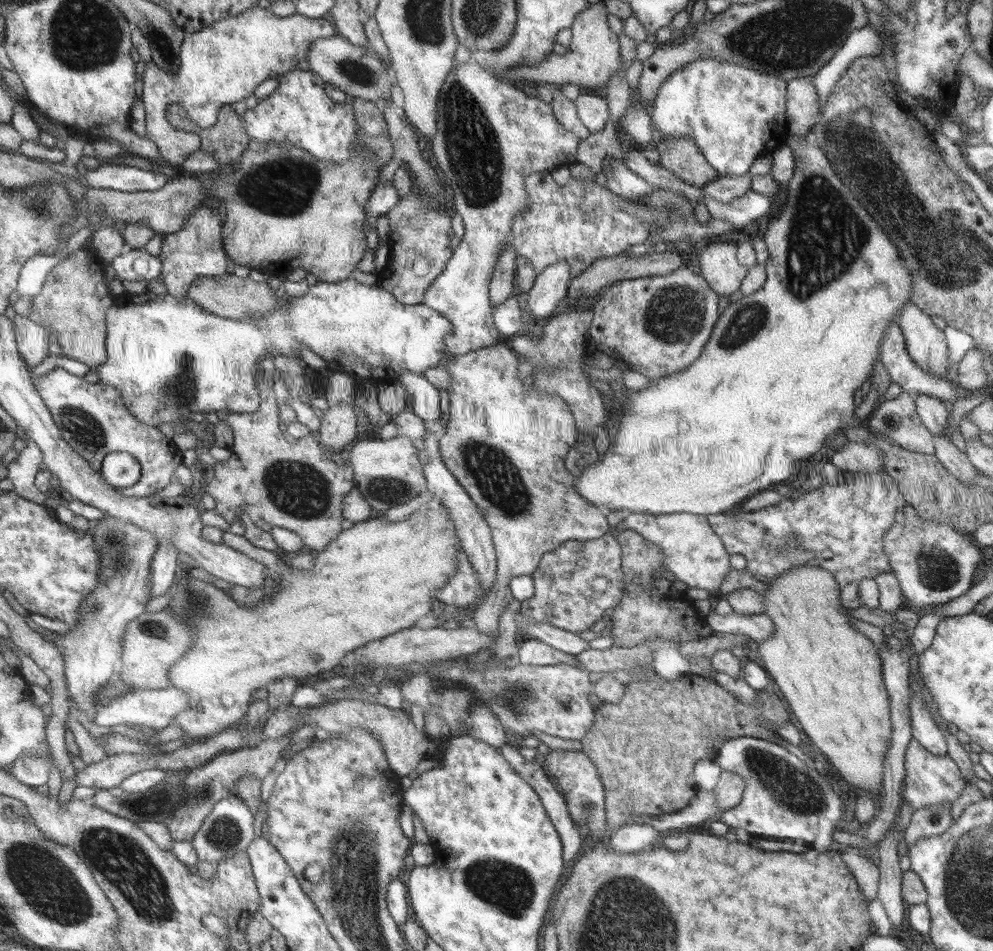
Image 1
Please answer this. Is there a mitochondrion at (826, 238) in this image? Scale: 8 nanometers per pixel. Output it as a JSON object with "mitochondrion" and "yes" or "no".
{"mitochondrion":"yes"}

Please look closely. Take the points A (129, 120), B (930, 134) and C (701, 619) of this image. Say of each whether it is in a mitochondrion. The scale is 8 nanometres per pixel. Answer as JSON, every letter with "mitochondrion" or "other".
{"A":"other","B":"other","C":"other"}

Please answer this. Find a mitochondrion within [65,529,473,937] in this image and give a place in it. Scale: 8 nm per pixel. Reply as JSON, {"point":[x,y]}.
{"point":[124,864]}

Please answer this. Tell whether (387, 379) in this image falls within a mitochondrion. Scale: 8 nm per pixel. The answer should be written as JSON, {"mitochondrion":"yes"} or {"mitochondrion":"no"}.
{"mitochondrion":"no"}

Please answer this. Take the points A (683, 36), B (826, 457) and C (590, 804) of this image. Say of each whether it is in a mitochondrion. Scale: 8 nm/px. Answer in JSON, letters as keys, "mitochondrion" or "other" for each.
{"A":"other","B":"other","C":"mitochondrion"}

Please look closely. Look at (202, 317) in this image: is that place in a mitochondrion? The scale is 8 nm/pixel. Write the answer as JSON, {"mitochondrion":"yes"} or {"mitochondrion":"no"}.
{"mitochondrion":"no"}

